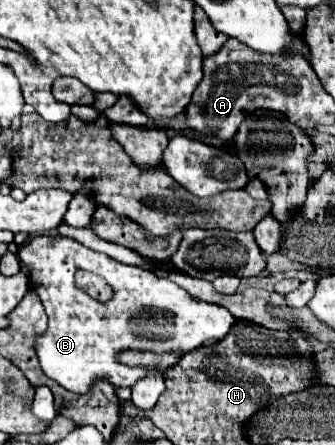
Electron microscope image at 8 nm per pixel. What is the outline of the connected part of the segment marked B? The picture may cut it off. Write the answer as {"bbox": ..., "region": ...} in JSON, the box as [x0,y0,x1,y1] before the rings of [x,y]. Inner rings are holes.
{"bbox":[19,237,237,395],"region":[[[31,237],[21,245],[19,259],[29,265],[29,289],[39,295],[49,317],[49,327],[35,339],[41,371],[75,395],[85,395],[97,381],[109,381],[113,387],[131,387],[145,371],[119,365],[117,355],[121,351],[193,351],[225,339],[237,323],[225,307],[193,299],[177,283],[157,277],[153,271],[119,263],[71,237]],[[77,269],[87,269],[107,279],[113,289],[111,301],[101,303],[81,291],[73,277]]]}

